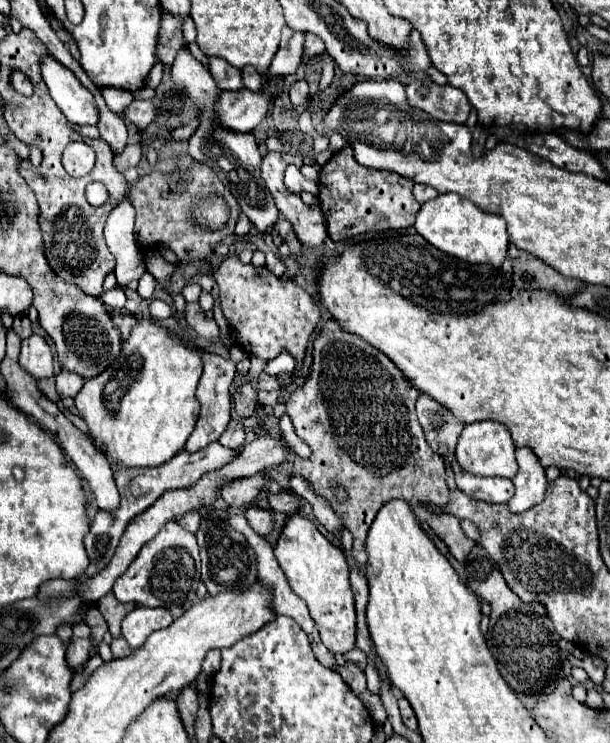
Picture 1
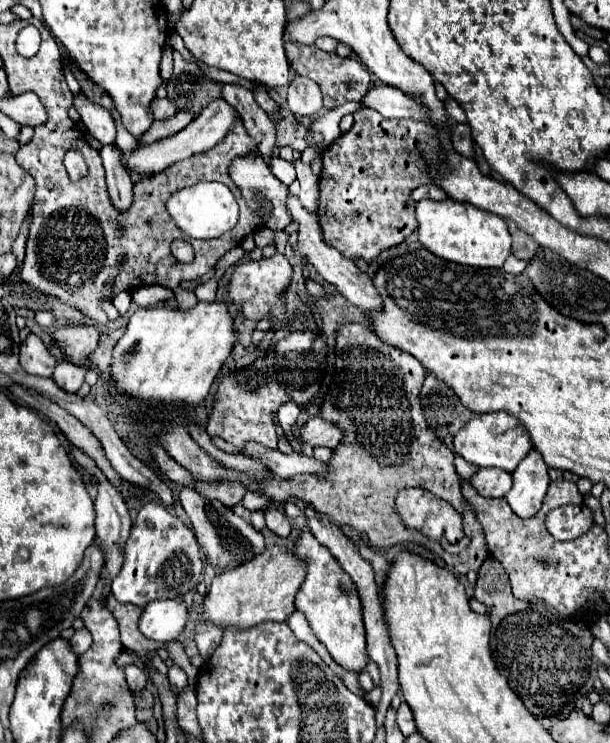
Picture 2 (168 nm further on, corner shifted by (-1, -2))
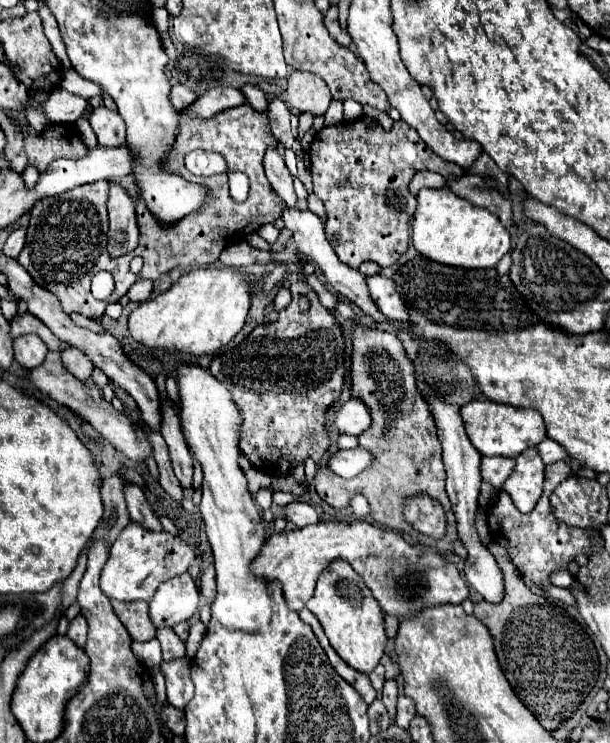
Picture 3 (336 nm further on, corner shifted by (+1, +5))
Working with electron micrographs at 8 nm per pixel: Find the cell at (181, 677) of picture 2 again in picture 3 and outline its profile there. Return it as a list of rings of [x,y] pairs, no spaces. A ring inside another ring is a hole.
[[[162,628],[156,632],[156,638],[162,644],[162,658],[164,662],[172,662],[176,658],[184,658],[184,642],[170,630],[170,628]]]

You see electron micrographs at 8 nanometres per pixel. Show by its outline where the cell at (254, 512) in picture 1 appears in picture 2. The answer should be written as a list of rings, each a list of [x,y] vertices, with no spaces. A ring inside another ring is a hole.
[[[274,507],[266,509],[266,525],[268,525],[268,529],[272,529],[280,537],[288,537],[292,531],[290,519],[280,509],[274,509]]]

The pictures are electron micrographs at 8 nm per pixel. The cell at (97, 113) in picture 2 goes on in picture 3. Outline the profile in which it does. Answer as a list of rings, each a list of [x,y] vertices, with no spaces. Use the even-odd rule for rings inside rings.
[[[100,106],[94,108],[88,116],[90,126],[98,138],[98,144],[102,146],[120,146],[126,140],[126,128],[124,120],[118,112],[110,112],[108,108]]]

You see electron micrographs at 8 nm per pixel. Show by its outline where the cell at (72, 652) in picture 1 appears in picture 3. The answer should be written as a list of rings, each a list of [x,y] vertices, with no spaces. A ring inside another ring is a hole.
[[[76,616],[72,622],[70,622],[70,628],[68,628],[68,638],[76,644],[76,646],[84,646],[86,644],[86,636],[88,636],[88,624],[86,624],[86,618],[84,616]]]

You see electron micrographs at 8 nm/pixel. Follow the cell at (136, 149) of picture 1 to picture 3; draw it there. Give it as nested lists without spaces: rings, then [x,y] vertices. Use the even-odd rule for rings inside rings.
[[[212,88],[206,94],[202,94],[194,104],[190,104],[186,110],[178,112],[182,118],[214,118],[226,108],[234,108],[244,104],[244,96],[236,88]]]

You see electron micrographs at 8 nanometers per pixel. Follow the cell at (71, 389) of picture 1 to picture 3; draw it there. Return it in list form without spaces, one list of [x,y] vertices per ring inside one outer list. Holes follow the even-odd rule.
[[[68,348],[62,352],[62,364],[66,366],[66,370],[76,376],[78,380],[86,382],[94,370],[92,362],[88,360],[88,356],[84,352],[80,352],[78,348]]]

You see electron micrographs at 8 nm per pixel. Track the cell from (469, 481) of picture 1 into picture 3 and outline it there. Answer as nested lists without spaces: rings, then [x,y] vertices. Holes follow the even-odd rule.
[[[482,458],[482,480],[494,488],[502,488],[514,470],[514,458]]]

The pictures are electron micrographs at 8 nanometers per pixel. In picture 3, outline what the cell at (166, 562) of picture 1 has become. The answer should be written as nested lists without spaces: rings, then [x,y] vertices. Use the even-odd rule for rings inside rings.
[[[130,522],[122,534],[116,538],[116,542],[110,548],[110,558],[102,570],[102,578],[100,578],[100,586],[106,592],[108,598],[116,598],[116,600],[124,600],[124,602],[132,602],[132,600],[150,600],[154,590],[166,582],[168,578],[176,578],[178,574],[184,574],[188,570],[192,570],[198,564],[198,554],[196,550],[178,534],[170,534],[170,532],[150,532],[146,530],[142,524],[138,522]]]

